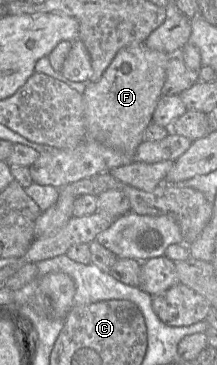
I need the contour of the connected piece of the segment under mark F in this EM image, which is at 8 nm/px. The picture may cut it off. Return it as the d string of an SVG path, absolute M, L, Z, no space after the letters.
M144 43L120 49L96 82L87 82L84 97L84 140L73 149L49 149L29 167L34 183L58 189L95 174L131 164L144 131L162 96L166 67L172 55L148 48Z

